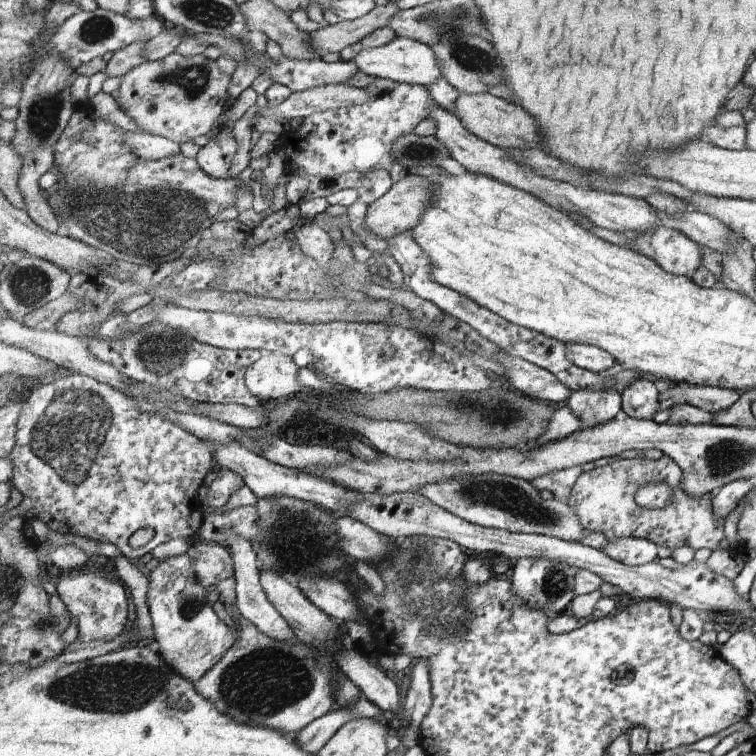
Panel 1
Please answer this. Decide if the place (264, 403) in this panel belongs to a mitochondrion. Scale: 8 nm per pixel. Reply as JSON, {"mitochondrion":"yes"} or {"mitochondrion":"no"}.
{"mitochondrion":"no"}

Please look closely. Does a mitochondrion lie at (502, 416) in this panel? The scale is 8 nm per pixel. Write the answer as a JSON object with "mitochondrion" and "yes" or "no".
{"mitochondrion":"yes"}

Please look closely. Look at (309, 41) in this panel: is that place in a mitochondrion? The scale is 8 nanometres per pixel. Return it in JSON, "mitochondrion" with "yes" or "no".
{"mitochondrion":"no"}

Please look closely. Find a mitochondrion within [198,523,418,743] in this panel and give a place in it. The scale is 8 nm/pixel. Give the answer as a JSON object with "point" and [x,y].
{"point":[270,678]}

